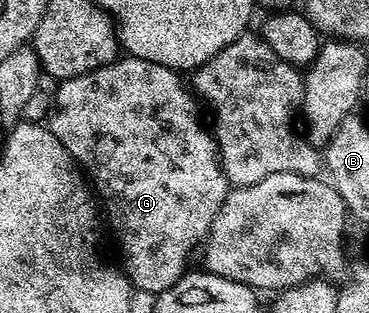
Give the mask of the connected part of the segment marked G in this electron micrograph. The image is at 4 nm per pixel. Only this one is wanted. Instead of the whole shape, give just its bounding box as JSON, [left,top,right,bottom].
[46,55,230,295]

